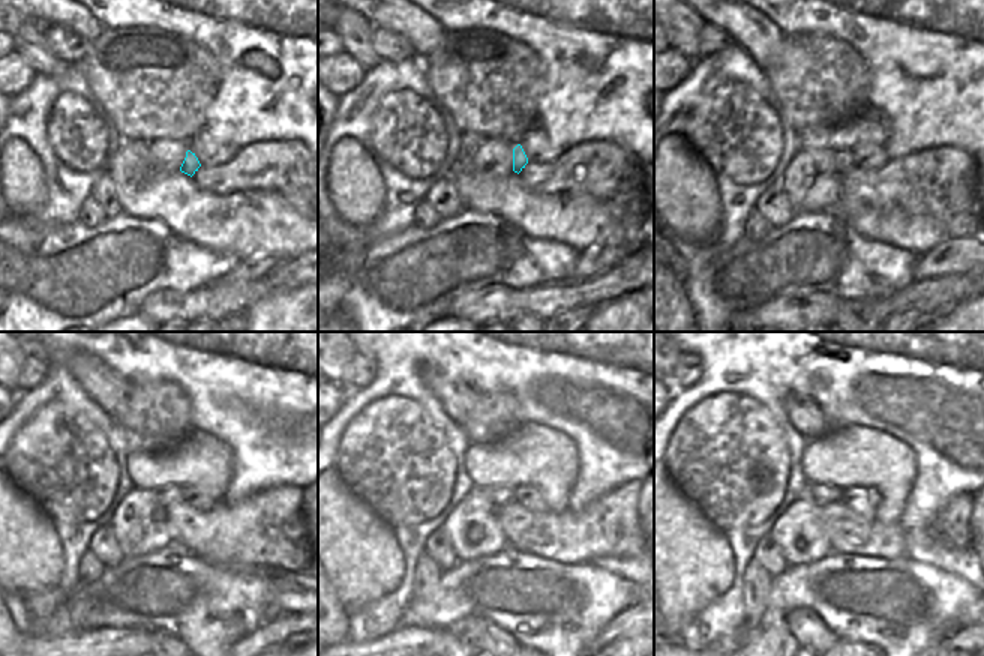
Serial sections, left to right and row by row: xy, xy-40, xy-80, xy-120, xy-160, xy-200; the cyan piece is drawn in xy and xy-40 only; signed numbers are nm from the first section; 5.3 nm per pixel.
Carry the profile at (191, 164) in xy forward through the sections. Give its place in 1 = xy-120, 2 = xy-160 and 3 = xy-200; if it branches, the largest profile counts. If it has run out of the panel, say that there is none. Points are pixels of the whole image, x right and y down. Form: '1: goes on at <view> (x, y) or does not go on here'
1: goes on at xy-120 (167, 496)
2: goes on at xy-160 (498, 496)
3: goes on at xy-200 (821, 494)

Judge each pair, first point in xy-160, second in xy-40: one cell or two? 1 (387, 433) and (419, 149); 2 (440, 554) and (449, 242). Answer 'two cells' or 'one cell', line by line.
1: one cell
2: two cells

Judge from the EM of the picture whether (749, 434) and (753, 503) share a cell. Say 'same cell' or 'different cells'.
same cell

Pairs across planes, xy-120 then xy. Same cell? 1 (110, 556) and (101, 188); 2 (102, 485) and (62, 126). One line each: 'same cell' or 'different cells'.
1: same cell
2: same cell

